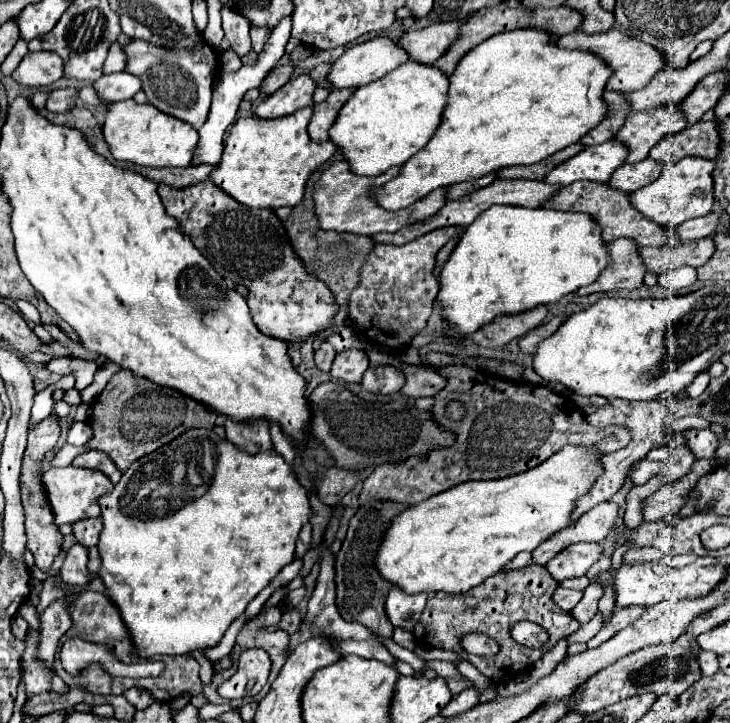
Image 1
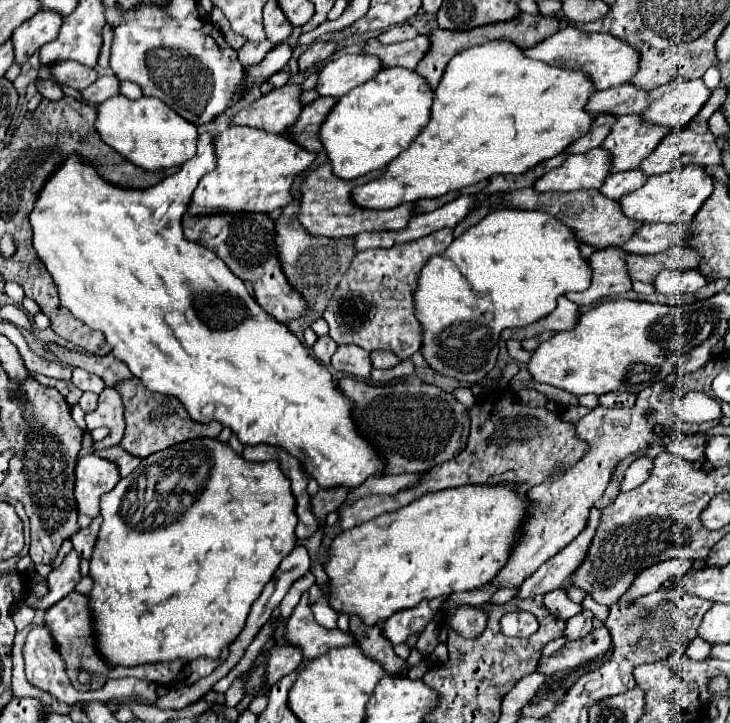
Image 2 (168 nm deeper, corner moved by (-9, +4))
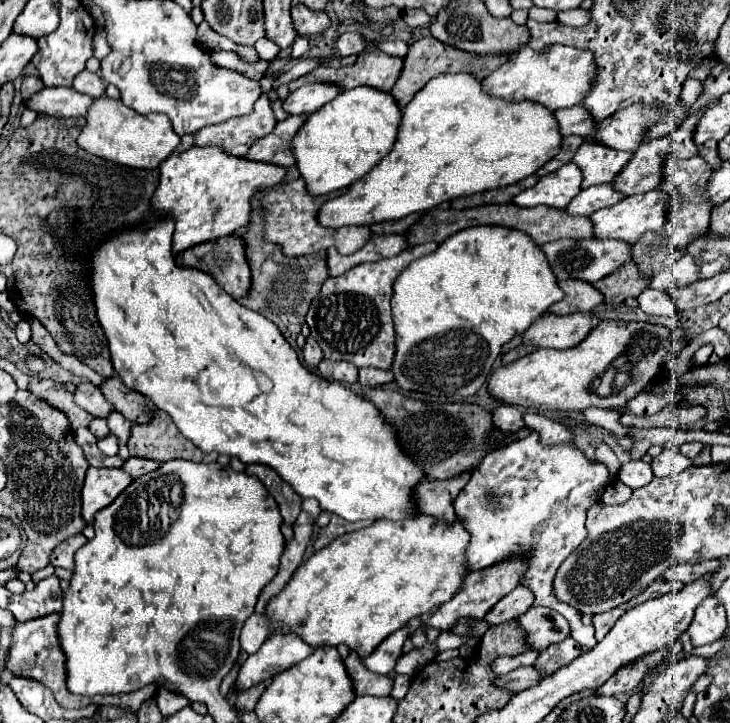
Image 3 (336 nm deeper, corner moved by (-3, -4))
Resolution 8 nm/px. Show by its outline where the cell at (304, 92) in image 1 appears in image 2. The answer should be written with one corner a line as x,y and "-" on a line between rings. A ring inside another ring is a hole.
285,84
273,92
261,96
247,108
241,108
233,118
231,126
251,126
265,132
283,132
301,112
299,104
301,86

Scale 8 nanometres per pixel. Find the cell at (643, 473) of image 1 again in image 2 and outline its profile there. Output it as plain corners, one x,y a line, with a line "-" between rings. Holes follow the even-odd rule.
637,458
631,462
631,466
625,470
625,476
623,476
623,482
621,482
621,490
627,492
627,490
633,490
637,488
639,484
643,484
649,474
651,474
651,464
653,460
651,458

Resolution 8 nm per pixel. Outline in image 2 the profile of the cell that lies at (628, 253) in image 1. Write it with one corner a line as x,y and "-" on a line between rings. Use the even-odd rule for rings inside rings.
617,246
595,252
589,260
593,272
591,286
583,292
569,292
567,298
579,306
593,304
601,298
623,294
631,290
631,280
625,276
625,254

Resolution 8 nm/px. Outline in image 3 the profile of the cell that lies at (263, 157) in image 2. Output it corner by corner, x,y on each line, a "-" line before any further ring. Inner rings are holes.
193,146
185,152
171,154
159,166
159,172
159,188
151,198
153,212
167,212
175,218
173,252
179,254
195,244
217,240
247,226
253,214
251,198
257,192
277,186
285,178
287,168
247,160
243,156
227,156
221,148

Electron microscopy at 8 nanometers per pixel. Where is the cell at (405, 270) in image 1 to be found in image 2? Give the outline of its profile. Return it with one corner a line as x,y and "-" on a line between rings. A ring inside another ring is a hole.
443,228
415,242
359,252
323,312
323,320
329,324
329,336
337,344
355,344
367,352
387,350
401,360
415,354
421,346
421,328
413,316
413,288
417,288
417,276
423,264
431,256
445,252
453,238
453,230

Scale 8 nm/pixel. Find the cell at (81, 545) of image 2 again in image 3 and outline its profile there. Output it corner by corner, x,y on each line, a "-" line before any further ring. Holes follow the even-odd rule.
77,534
77,536
71,536
67,540
63,540
51,554
51,564
53,566
61,566
61,568
67,568
67,570
73,570
73,556
75,552
87,542
87,538
83,534

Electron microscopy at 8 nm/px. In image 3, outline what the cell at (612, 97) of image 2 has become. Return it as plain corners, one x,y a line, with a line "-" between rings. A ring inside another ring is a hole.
575,106
575,108
561,108
559,112
555,112
561,134
563,136
571,136
571,134
579,134
579,136
589,136
591,132
595,132
595,120
591,120
589,112
583,106

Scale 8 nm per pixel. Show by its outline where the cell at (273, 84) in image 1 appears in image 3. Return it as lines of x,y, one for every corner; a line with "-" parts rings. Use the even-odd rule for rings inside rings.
347,32
341,38
337,38
335,42
335,50
339,52
339,56
351,56
351,54
361,54
365,50
365,40
359,34

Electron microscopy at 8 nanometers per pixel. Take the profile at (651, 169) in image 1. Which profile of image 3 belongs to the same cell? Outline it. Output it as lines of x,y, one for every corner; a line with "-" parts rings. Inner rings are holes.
601,184
601,186
591,186
579,192
567,206
567,212
573,216
589,216
591,212
597,212
601,208
613,206
619,200
623,200
623,194
615,192
611,184

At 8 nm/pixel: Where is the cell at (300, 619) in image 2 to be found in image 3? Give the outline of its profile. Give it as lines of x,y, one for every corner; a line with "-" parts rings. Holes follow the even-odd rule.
293,632
289,634
273,634
269,636
261,648
251,654
245,664
239,668
239,678
235,682
235,690
247,690
259,682
271,680
279,672
295,666
303,658
311,656
315,648
309,644
303,644
299,636

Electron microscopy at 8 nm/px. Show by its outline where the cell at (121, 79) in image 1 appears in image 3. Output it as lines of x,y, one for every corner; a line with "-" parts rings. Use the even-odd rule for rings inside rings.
43,88
25,106
33,108
35,112
43,112
49,116
71,118
71,116
85,116
89,106
95,102
93,96
83,96
73,88

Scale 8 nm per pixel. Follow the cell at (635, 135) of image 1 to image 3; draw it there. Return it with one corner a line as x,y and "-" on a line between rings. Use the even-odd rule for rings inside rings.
581,144
573,162
583,170
583,188
593,184
611,182
623,164
631,160
633,152
615,152
613,148
603,148
603,144

